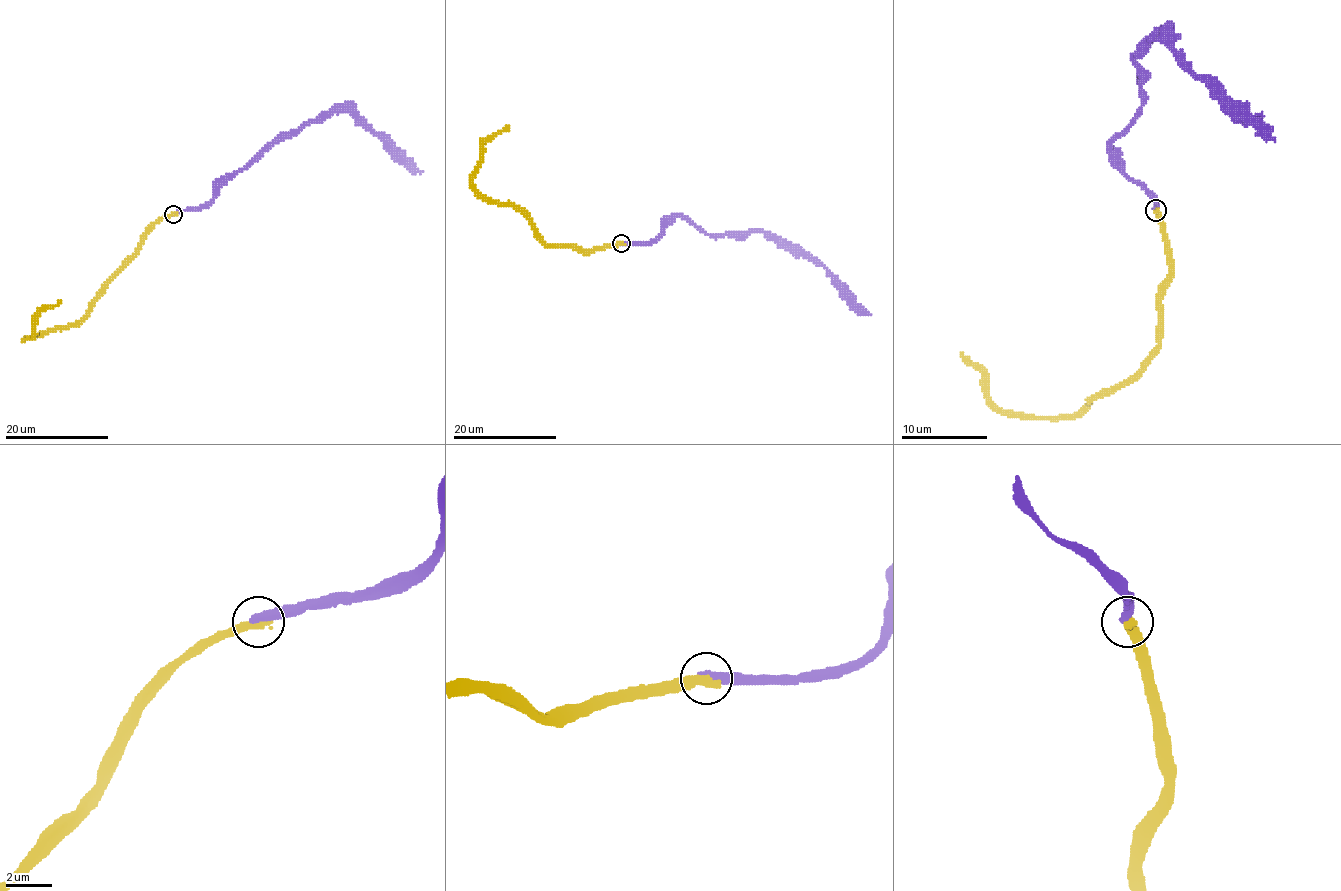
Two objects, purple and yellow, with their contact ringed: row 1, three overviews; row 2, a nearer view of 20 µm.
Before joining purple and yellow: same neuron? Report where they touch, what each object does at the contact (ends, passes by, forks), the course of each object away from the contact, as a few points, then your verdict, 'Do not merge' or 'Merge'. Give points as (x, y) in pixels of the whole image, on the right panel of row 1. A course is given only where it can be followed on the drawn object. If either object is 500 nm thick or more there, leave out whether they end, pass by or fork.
Place: (1156, 210). At the ring purple ends. At the ring yellow ends. Course of purple: (1154, 210), (1152, 197), (1111, 152), (1111, 144), (1141, 107), (1135, 60), (1152, 40), (1161, 40), (1274, 139). Course of yellow: (1156, 210), (1169, 279), (1161, 301), (1161, 346), (1133, 376), (1087, 406), (1036, 419), (1004, 412), (961, 352). Do not merge

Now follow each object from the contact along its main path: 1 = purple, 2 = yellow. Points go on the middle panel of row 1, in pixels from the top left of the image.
1: (620, 242), (654, 241), (673, 217), (684, 217), (710, 235), (768, 232), (812, 255), (870, 315)
2: (620, 244), (583, 252), (548, 246), (522, 213), (490, 202), (473, 184), (473, 171), (483, 143), (508, 126)

